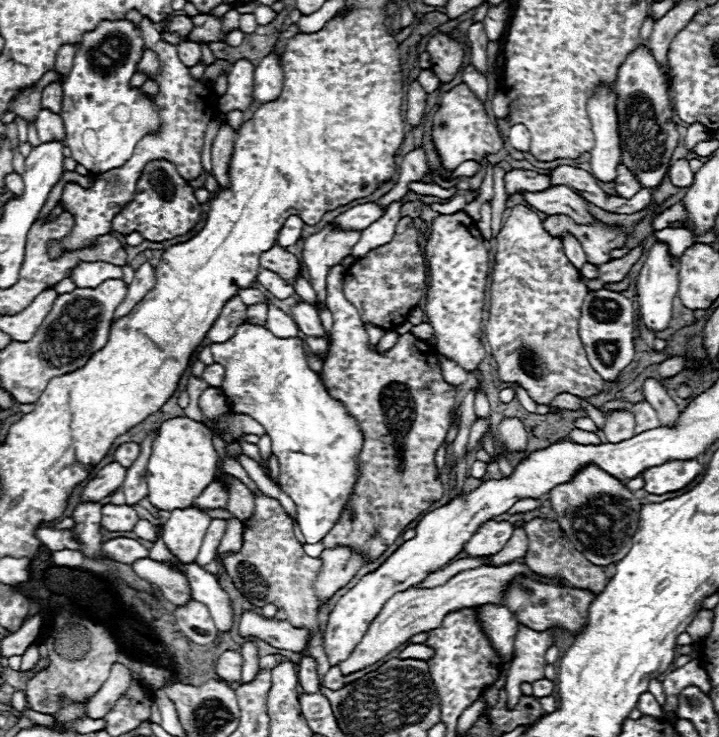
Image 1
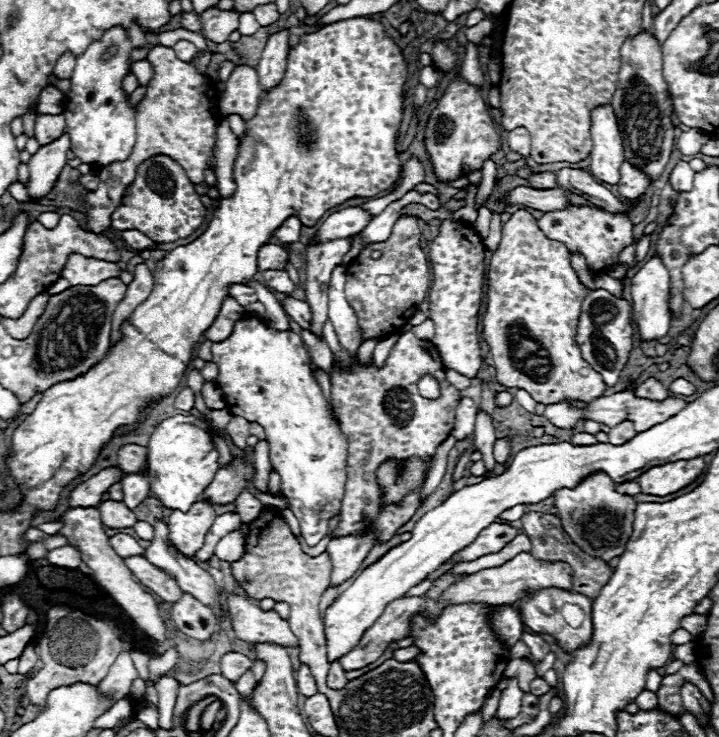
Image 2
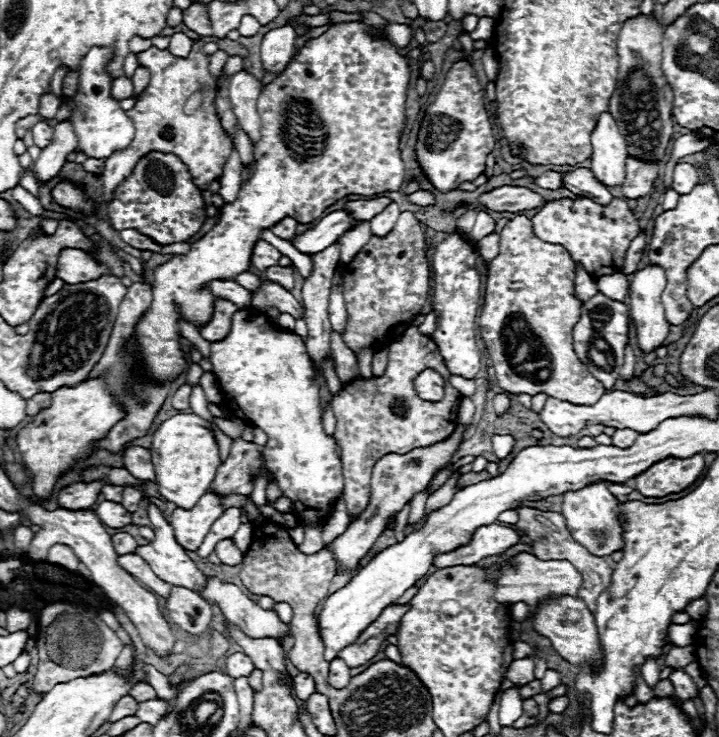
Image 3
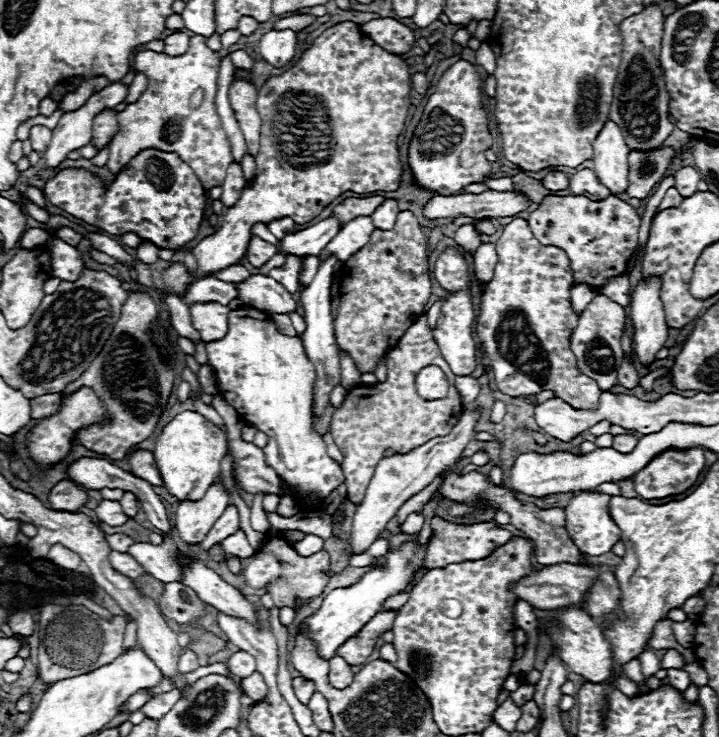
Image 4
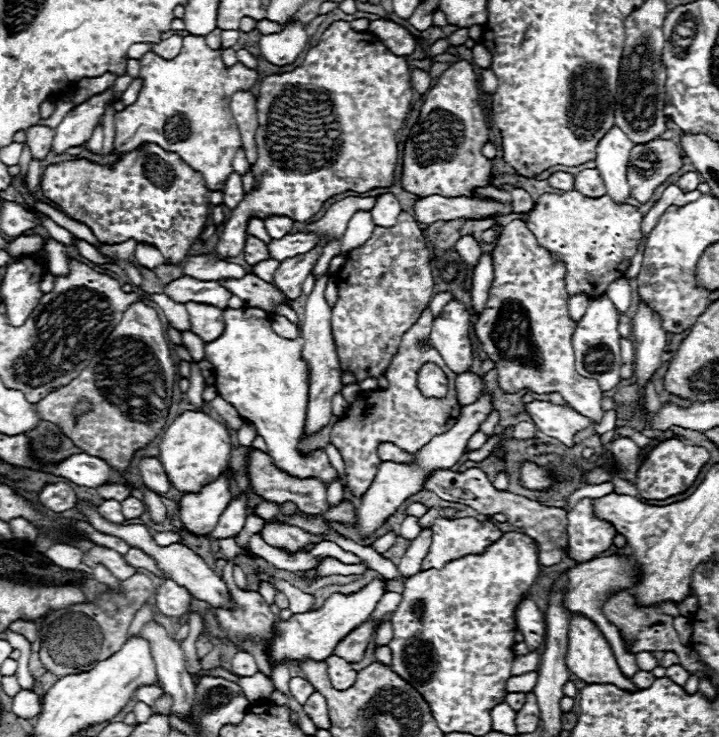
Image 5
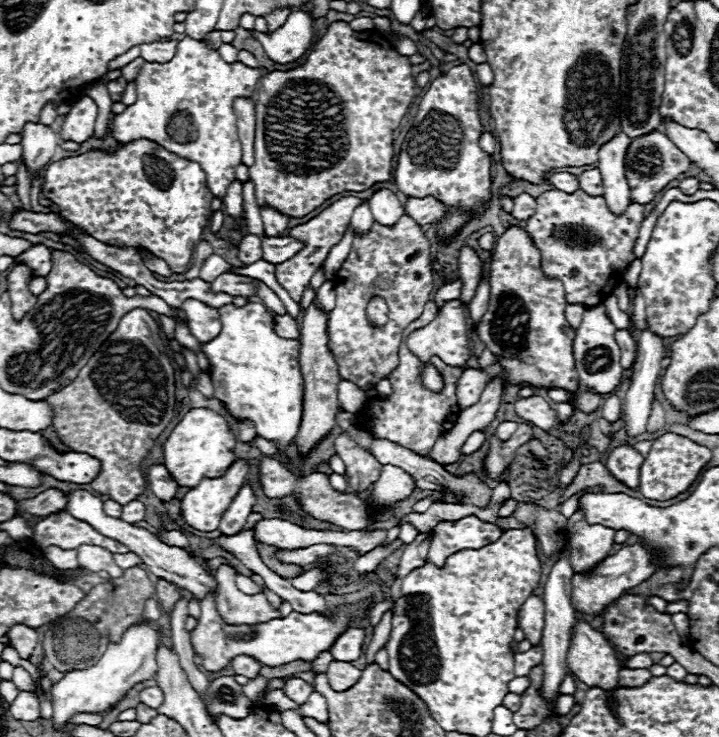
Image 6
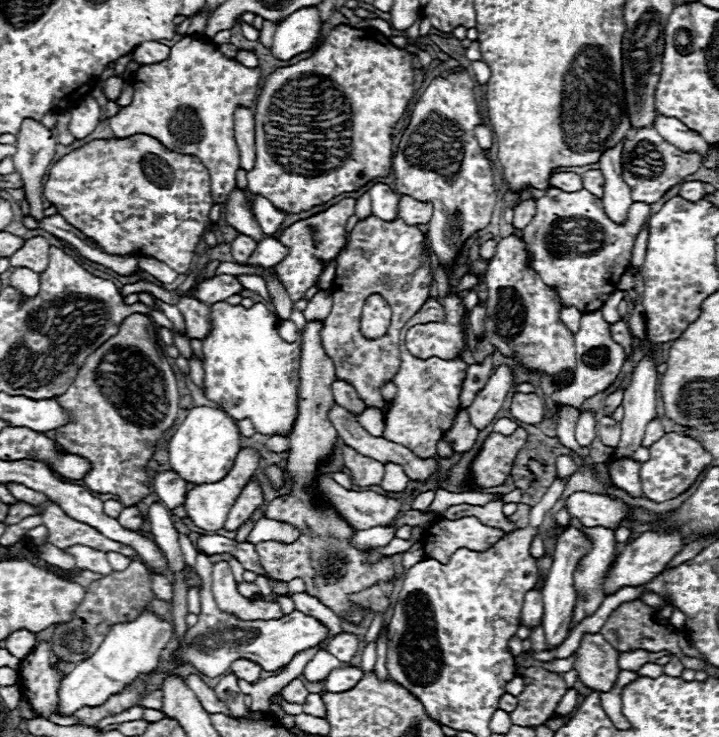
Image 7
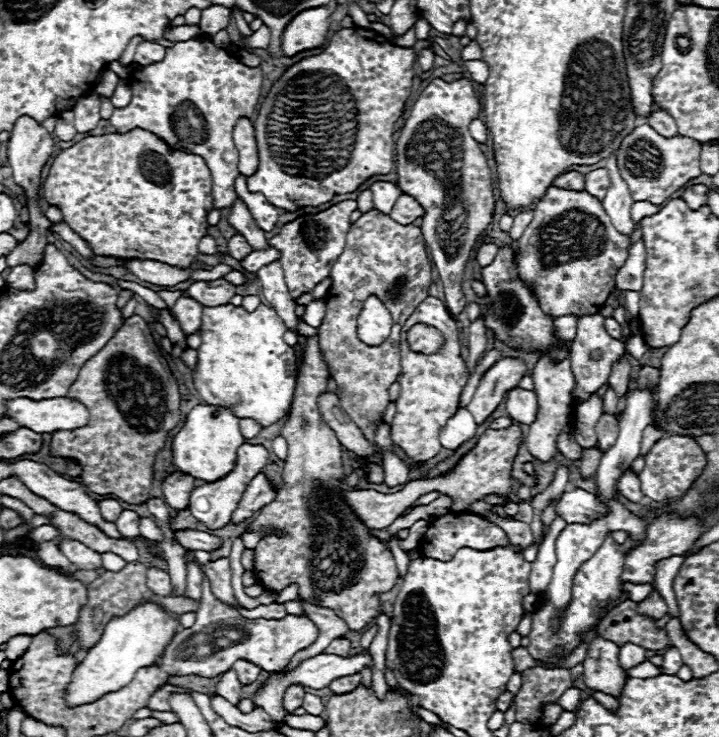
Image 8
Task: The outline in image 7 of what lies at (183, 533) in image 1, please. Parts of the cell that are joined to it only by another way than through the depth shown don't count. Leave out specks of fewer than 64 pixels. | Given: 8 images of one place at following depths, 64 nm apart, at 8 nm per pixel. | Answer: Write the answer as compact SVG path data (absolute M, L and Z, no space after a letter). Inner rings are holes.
M242 448L234 460L232 470L228 472L228 476L224 476L224 480L212 482L212 484L198 484L194 486L184 502L184 510L188 514L188 518L202 530L220 530L224 526L224 520L228 518L230 508L234 506L234 502L238 500L240 492L244 490L244 486L252 480L252 474L256 472L260 462L260 454L254 448Z

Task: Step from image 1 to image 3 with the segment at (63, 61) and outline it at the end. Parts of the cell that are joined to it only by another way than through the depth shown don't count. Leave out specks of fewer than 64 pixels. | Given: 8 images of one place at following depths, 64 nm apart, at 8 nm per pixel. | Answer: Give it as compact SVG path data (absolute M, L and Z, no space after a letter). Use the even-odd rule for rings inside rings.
M58 68L54 78L52 78L52 86L50 86L50 92L56 94L56 96L62 96L62 80L64 76L68 74L68 68Z

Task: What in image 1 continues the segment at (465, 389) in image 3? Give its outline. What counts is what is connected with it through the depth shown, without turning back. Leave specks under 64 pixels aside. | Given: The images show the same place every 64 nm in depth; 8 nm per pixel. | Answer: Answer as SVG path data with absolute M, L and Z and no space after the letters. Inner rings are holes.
M442 370L442 376L452 386L458 386L458 384L462 384L466 380L466 372L464 370Z

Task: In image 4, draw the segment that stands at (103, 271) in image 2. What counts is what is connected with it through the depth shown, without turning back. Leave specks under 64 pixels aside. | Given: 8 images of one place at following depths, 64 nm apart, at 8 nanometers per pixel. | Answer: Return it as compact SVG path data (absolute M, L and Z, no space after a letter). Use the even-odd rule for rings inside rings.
M48 238L48 250L52 252L52 276L60 280L76 280L84 266L82 252L74 246L64 244L64 240Z

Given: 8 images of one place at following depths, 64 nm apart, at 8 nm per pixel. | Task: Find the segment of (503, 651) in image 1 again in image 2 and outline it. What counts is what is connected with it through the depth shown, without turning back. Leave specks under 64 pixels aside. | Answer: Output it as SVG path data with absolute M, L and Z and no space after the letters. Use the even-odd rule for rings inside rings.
M512 606L496 608L496 612L492 616L492 624L494 624L494 630L496 630L498 638L502 642L506 642L508 646L514 646L522 636L522 626L524 624L522 624L520 614Z

